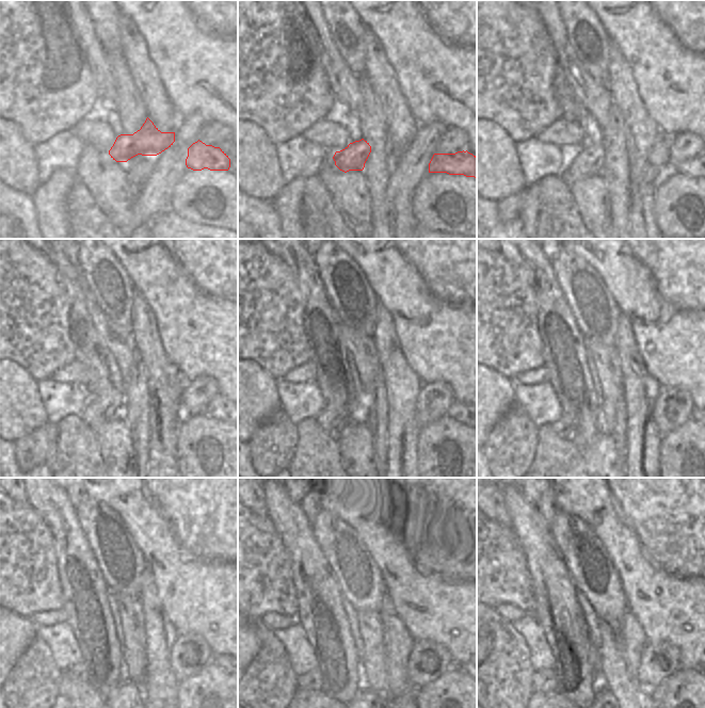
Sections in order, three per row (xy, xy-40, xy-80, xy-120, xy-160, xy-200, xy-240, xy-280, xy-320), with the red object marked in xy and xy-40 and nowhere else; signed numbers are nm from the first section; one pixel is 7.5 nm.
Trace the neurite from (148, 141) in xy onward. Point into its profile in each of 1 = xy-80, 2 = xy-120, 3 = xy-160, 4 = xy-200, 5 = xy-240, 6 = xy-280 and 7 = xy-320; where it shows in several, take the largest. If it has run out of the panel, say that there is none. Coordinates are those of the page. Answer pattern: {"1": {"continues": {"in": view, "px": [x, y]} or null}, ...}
{"1": {"continues": {"in": "xy-80", "px": [588, 160]}}, "2": {"continues": {"in": "xy-120", "px": [108, 405]}}, "3": {"continues": {"in": "xy-160", "px": [333, 418]}}, "4": {"continues": {"in": "xy-200", "px": [560, 428]}}, "5": {"continues": {"in": "xy-240", "px": [78, 671]}}, "6": {"continues": {"in": "xy-280", "px": [310, 679]}}, "7": {"continues": {"in": "xy-320", "px": [545, 681]}}}

